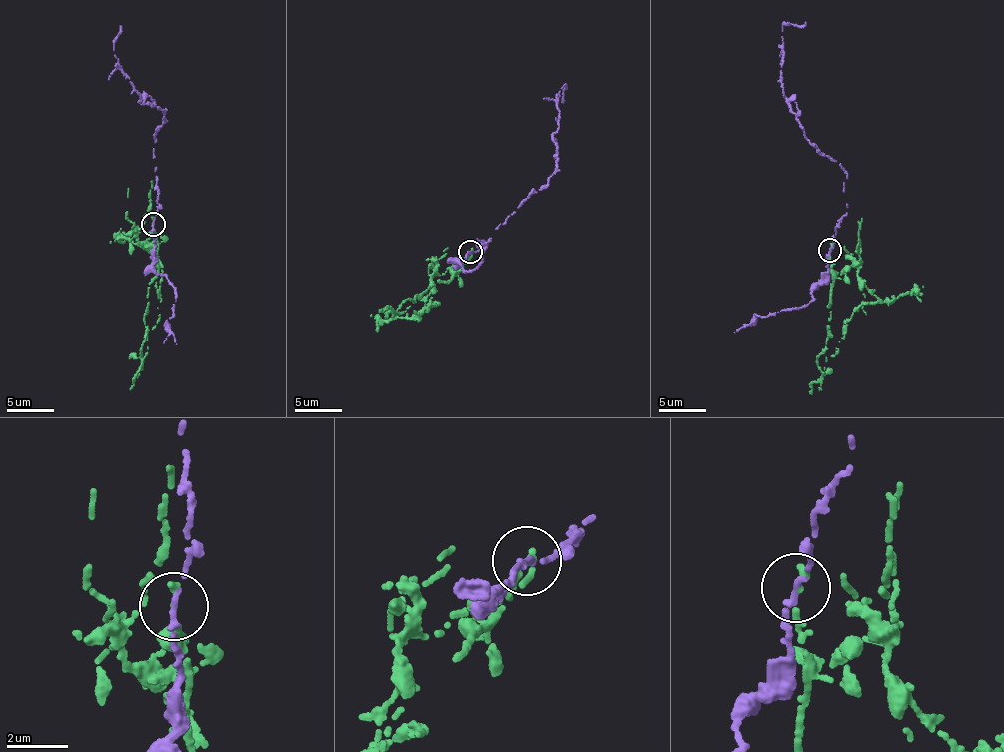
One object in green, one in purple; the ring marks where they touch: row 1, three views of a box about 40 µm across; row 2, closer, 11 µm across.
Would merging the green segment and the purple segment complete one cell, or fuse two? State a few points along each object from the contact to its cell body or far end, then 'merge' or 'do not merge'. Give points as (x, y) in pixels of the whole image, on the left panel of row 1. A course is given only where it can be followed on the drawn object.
green runs (153, 222), (157, 278), (149, 284), (145, 322), (153, 328), (162, 275), (158, 258), (137, 241), (151, 180); purple runs (152, 224), (159, 203), (155, 135), (166, 120), (159, 107), (140, 102), (140, 92), (116, 56), (120, 26); do not merge

